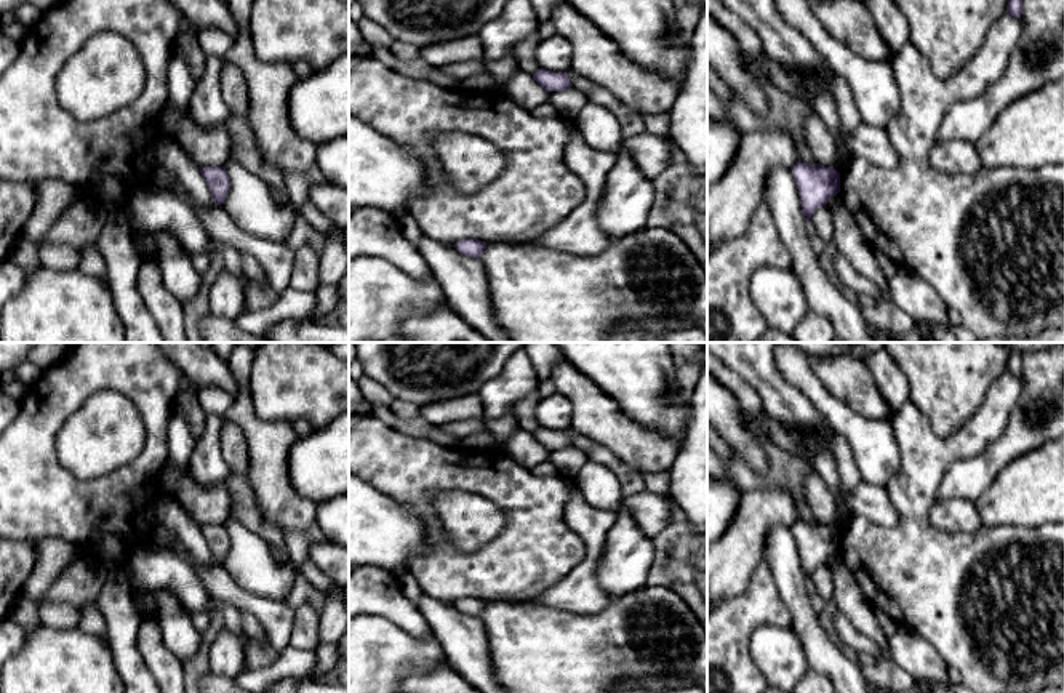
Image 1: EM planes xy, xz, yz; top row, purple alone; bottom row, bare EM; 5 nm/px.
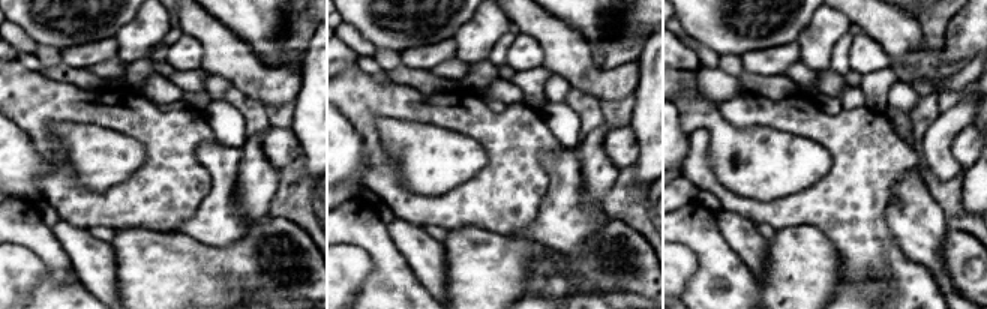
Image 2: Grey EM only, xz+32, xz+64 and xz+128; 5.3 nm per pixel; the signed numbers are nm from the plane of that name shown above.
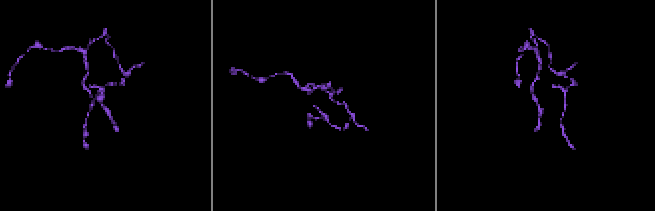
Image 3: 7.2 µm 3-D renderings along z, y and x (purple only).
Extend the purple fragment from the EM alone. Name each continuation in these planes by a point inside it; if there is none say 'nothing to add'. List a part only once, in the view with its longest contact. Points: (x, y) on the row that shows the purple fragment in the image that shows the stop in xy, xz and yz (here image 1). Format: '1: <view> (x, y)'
nothing to add

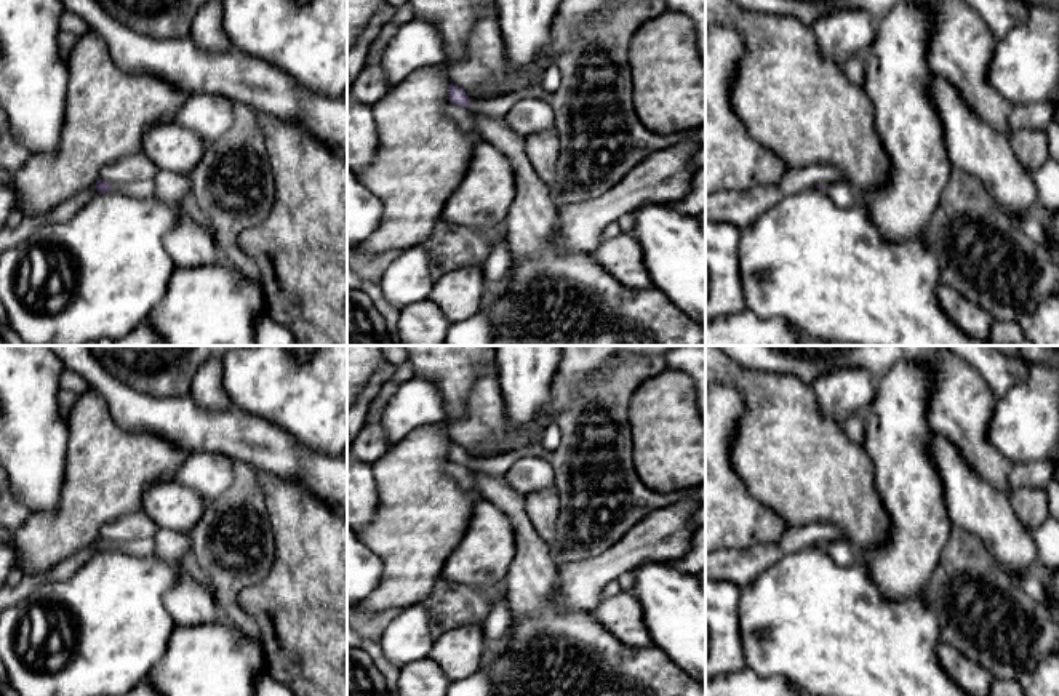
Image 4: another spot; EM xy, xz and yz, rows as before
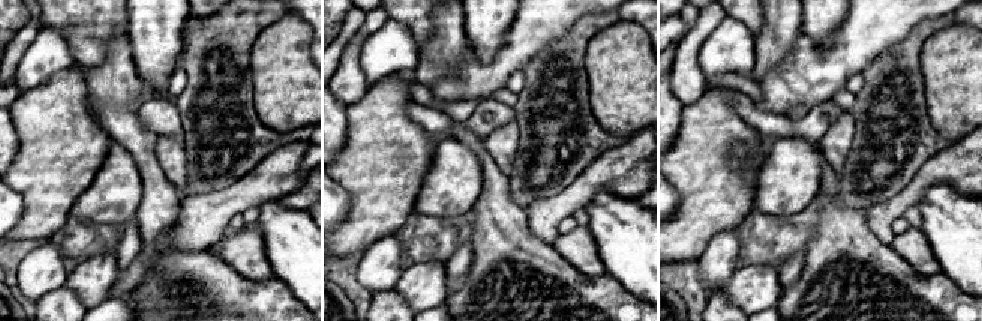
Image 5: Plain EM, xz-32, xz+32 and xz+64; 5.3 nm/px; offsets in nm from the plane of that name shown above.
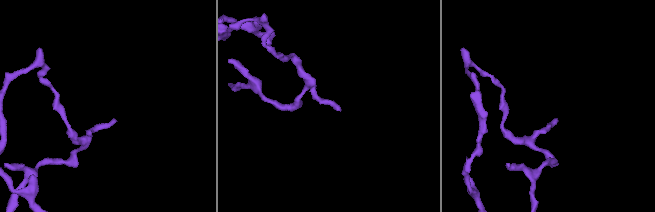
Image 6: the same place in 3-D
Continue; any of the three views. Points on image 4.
1: xz (498, 108)

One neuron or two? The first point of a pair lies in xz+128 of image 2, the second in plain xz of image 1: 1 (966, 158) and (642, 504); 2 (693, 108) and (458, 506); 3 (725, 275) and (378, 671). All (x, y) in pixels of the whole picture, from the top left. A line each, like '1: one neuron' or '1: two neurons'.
1: one neuron
2: one neuron
3: two neurons

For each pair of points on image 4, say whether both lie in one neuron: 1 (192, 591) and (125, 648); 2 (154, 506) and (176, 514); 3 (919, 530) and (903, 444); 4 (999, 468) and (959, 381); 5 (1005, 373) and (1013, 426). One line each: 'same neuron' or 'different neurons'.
1: different neurons
2: same neuron
3: same neuron
4: same neuron
5: different neurons

